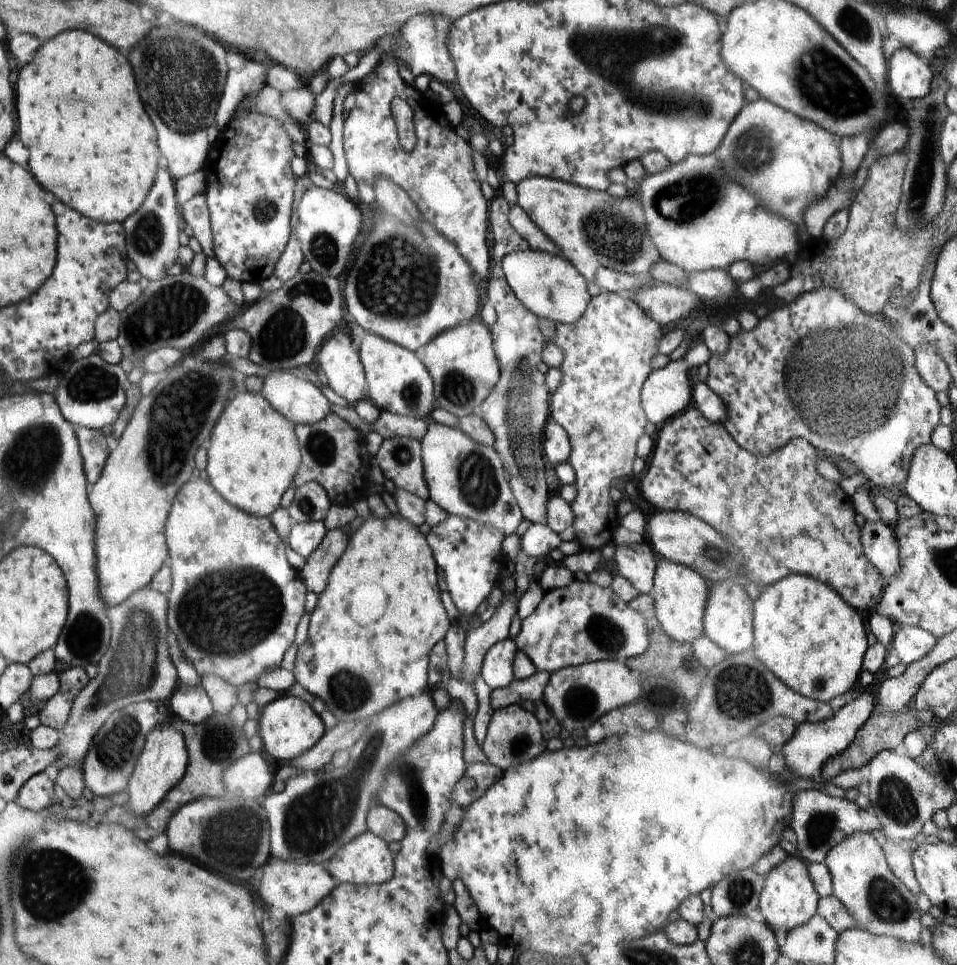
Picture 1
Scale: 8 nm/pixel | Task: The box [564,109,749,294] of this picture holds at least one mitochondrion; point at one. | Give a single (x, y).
(617, 238)

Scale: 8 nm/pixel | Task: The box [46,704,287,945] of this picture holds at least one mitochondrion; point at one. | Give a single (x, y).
(245, 831)

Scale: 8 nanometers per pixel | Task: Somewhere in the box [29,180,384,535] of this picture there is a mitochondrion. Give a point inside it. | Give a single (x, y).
(180, 412)

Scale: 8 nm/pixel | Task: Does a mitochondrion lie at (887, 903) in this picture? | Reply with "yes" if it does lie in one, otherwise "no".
yes

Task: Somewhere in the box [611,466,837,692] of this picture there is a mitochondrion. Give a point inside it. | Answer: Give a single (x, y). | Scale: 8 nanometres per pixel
(722, 558)

